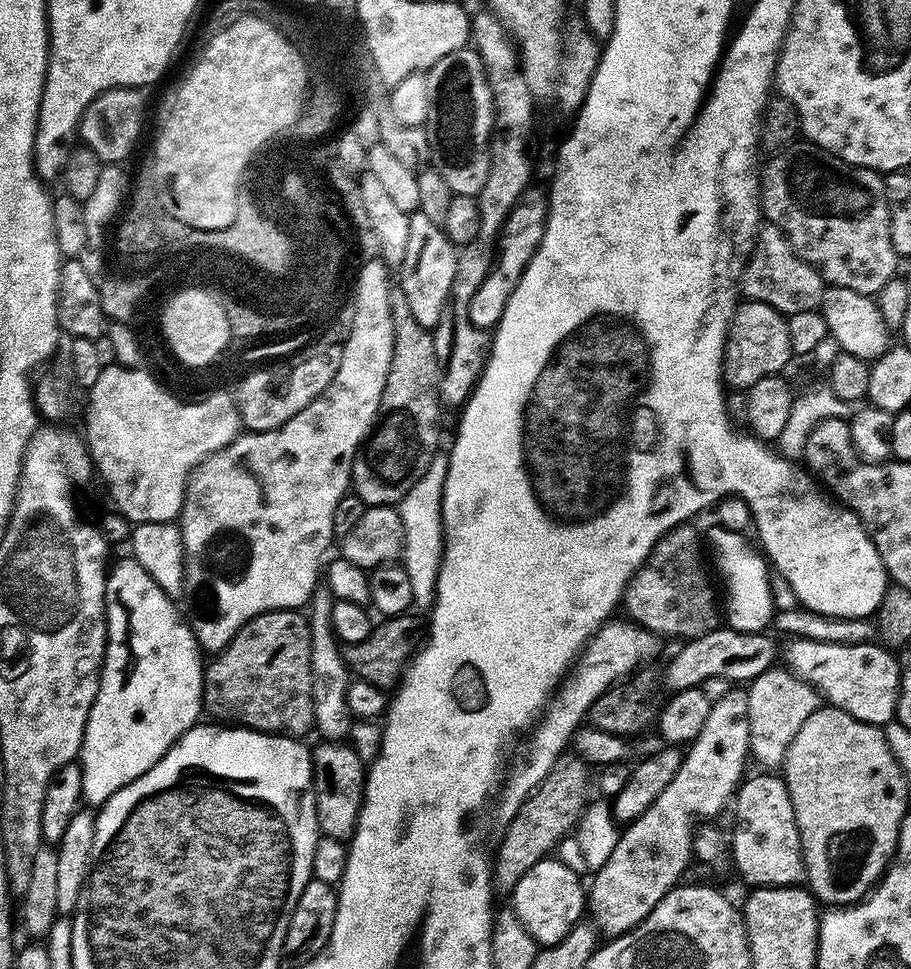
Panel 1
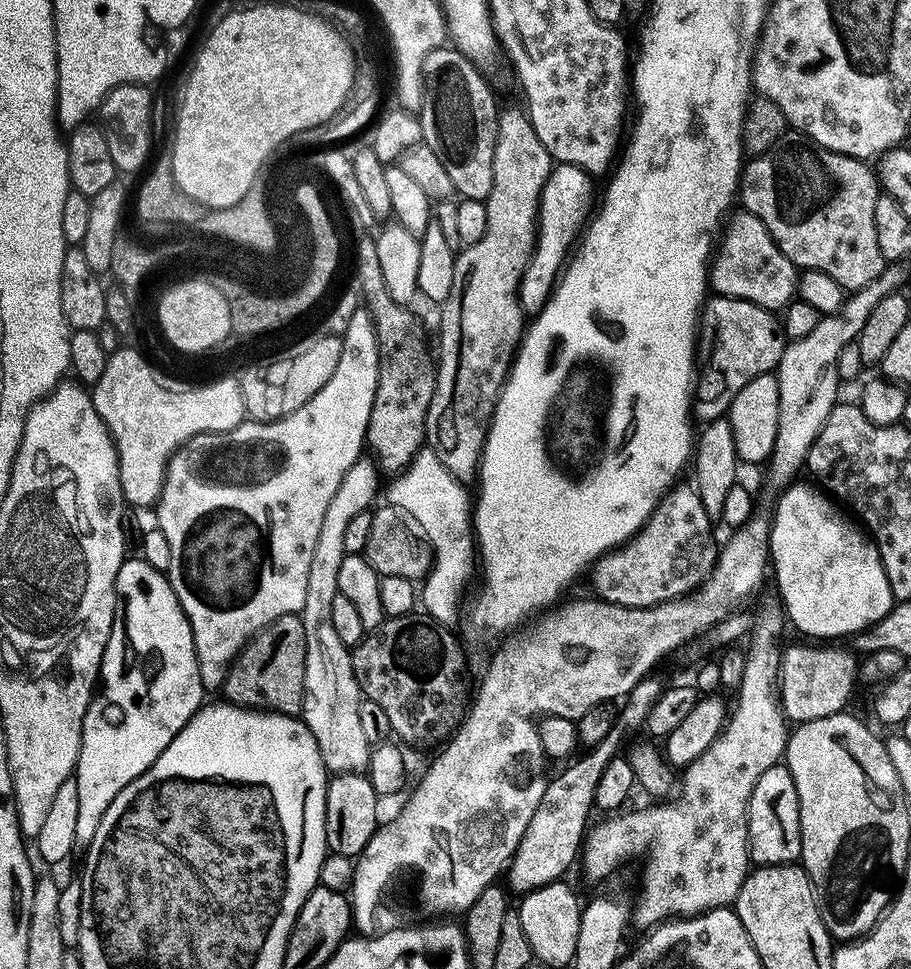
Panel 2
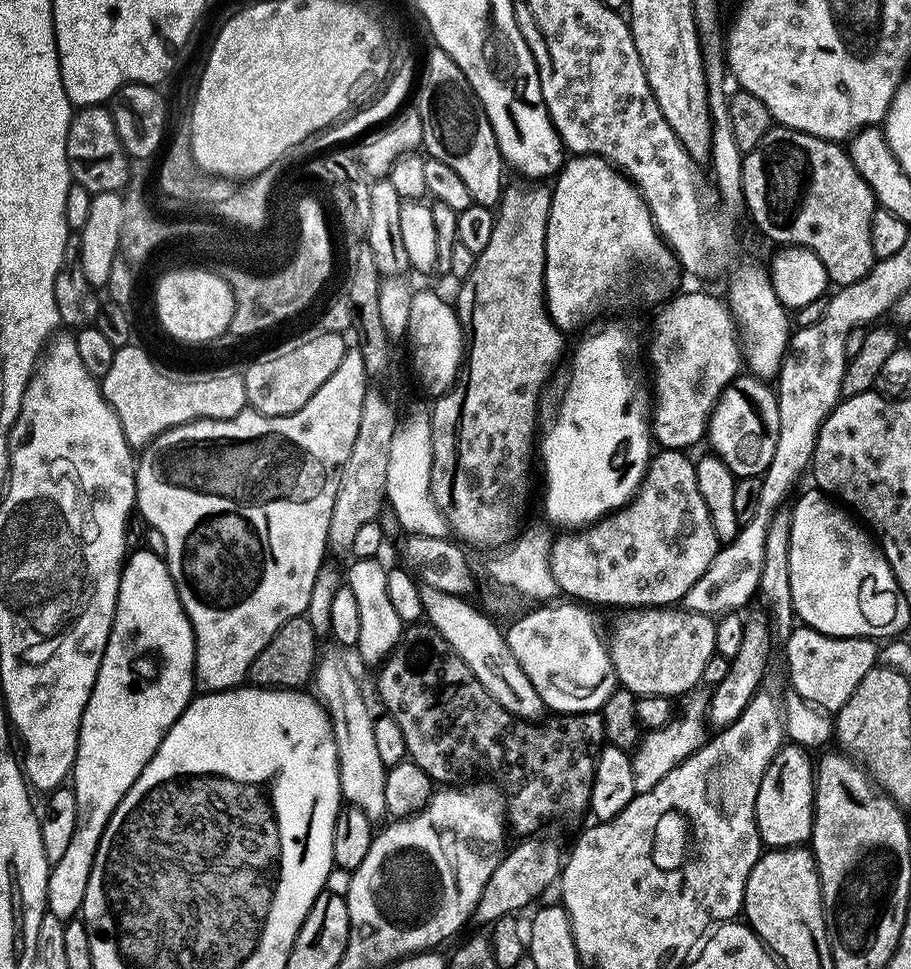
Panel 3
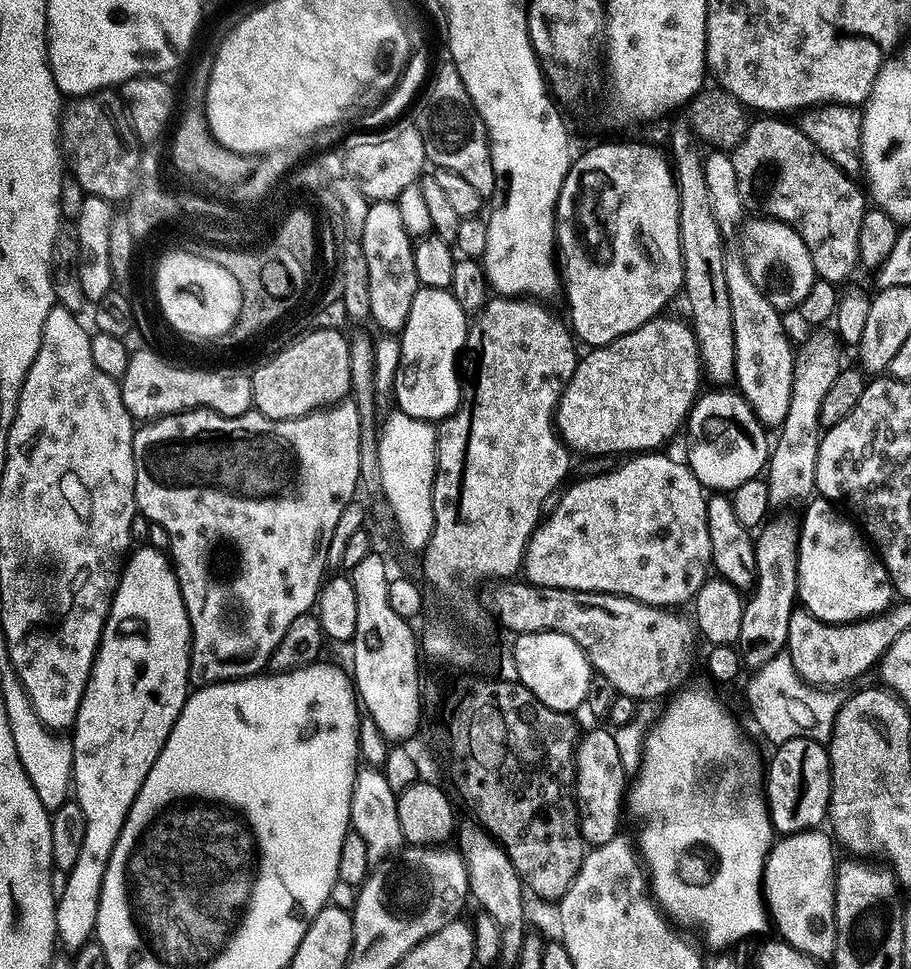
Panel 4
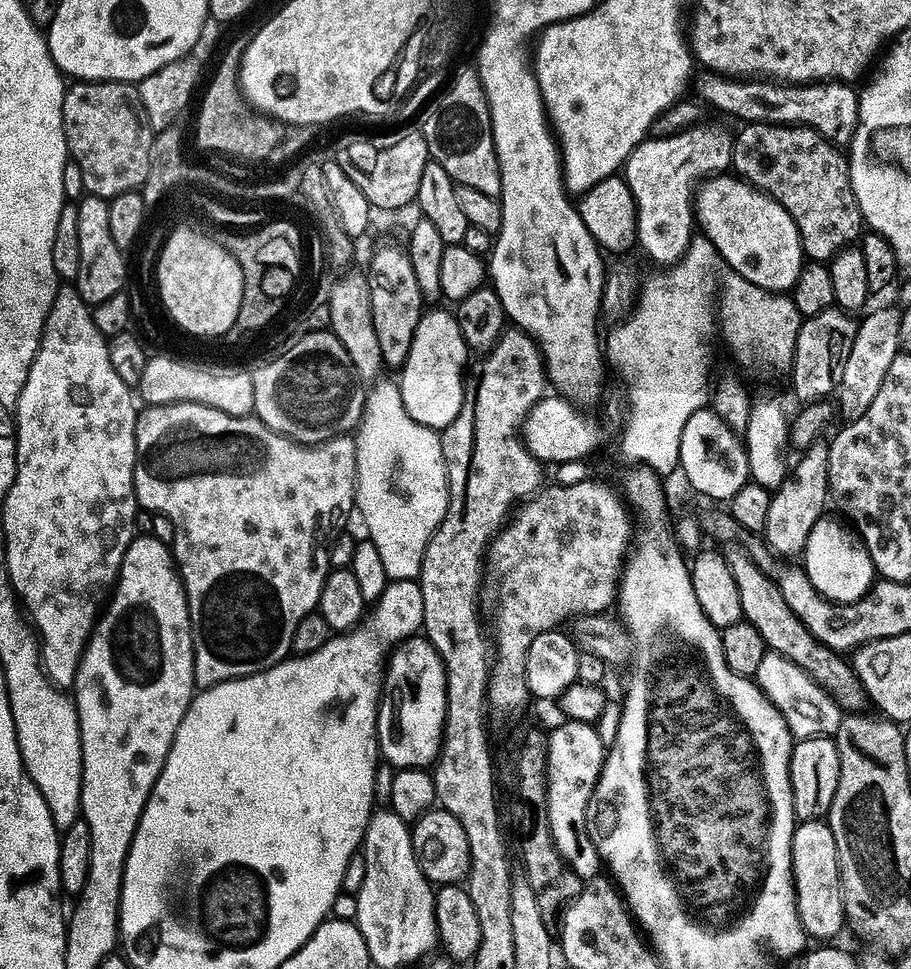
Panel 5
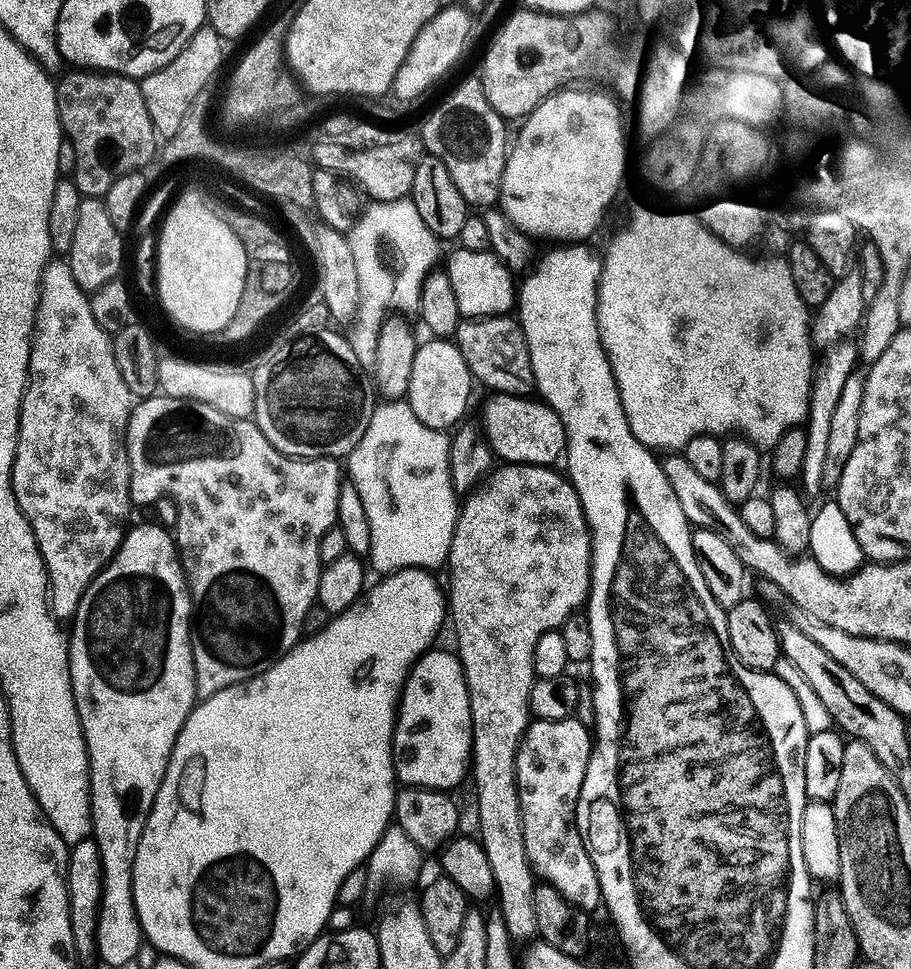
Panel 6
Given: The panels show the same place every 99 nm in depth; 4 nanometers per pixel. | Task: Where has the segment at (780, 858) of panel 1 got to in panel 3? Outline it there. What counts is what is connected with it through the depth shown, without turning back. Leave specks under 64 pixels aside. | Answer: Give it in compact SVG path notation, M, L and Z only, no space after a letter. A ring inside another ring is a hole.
M785 746L776 755L766 778L762 778L756 821L765 849L799 848L811 841L816 817L816 773L814 760L808 756L811 755L801 747Z

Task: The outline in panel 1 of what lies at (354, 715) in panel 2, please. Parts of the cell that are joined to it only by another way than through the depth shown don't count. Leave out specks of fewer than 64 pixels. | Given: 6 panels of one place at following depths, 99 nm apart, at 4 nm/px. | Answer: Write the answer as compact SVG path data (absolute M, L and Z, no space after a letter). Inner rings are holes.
M327 587L316 589L310 605L310 623L312 626L312 669L316 675L316 685L313 692L313 708L316 711L317 733L321 732L328 742L344 742L349 739L354 717L348 709L346 694L350 683L350 673L341 649L338 647L336 635L332 632L332 615L336 600Z

